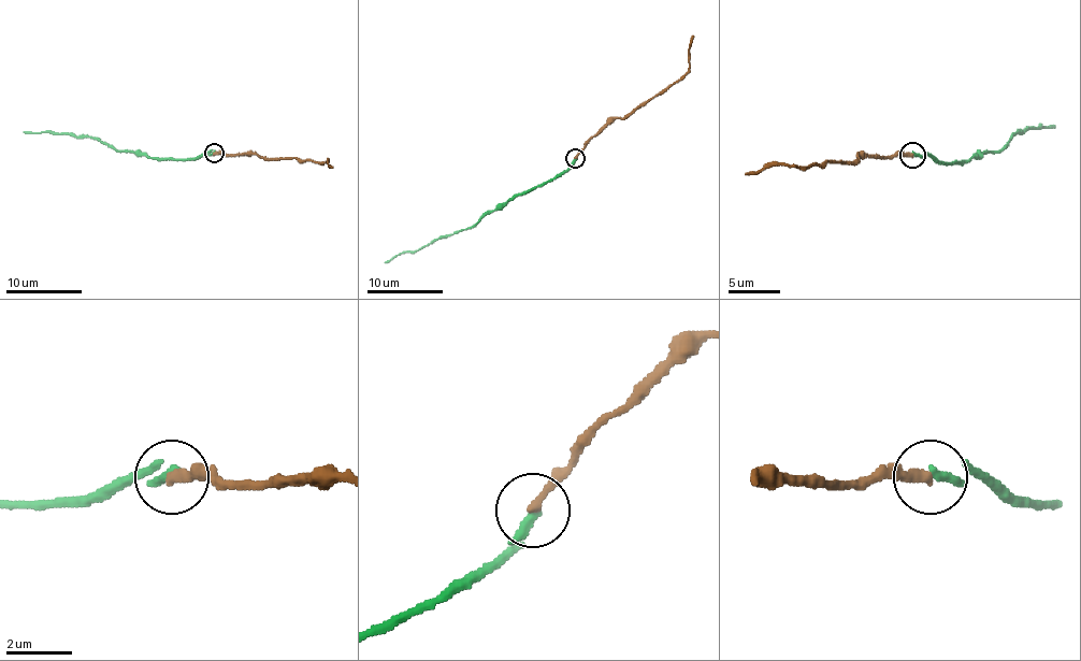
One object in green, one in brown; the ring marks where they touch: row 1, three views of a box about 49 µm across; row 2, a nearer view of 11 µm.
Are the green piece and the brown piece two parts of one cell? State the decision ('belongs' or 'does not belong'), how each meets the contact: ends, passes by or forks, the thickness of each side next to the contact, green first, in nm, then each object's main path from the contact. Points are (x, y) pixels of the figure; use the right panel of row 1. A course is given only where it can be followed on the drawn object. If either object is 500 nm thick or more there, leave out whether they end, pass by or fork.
belongs; green ends there; brown ends there; 280 nm thick on the green side, 300 nm on the other; green runs (913, 156), (962, 163), (983, 153), (996, 153), (1017, 132), (1055, 125); brown runs (913, 156), (859, 156), (856, 160), (763, 166), (745, 173)

